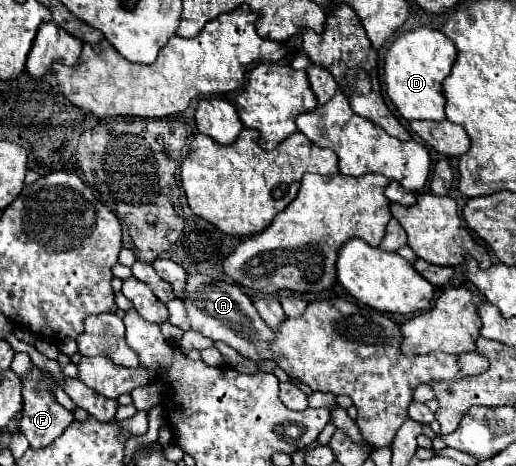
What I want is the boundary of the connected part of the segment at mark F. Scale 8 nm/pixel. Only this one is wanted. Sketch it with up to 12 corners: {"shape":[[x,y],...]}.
{"shape":[[32,366],[22,378],[24,408],[18,432],[30,448],[52,444],[74,414],[60,406],[52,390],[38,384],[50,378]]}

